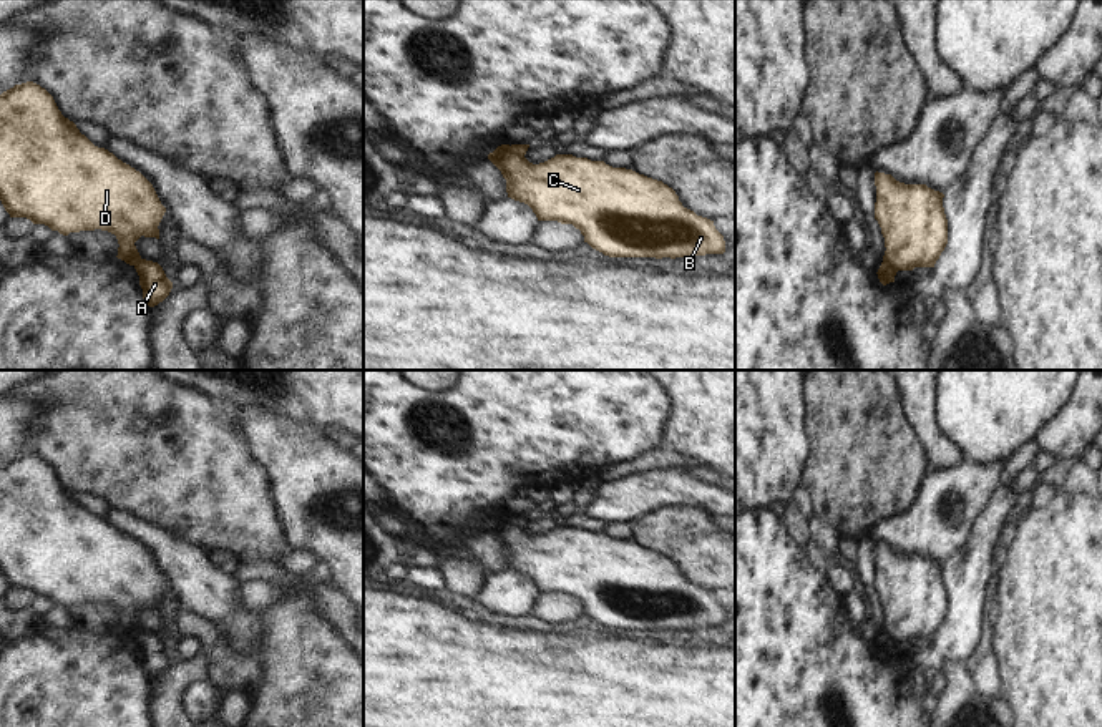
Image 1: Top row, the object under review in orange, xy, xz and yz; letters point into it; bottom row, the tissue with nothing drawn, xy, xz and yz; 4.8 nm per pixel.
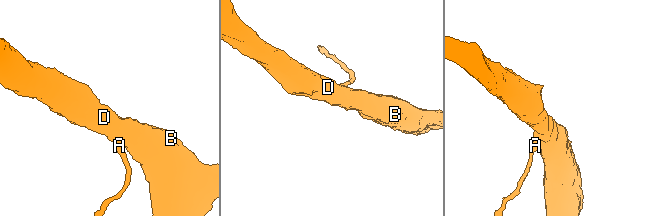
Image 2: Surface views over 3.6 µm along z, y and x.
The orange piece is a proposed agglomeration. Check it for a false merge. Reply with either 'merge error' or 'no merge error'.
merge error

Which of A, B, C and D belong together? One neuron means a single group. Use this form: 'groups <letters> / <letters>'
groups A / B C D

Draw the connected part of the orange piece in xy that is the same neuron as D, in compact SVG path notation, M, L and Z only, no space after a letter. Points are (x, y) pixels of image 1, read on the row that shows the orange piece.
M33 81L15 85L13 88L0 95L0 201L5 211L10 214L10 217L27 217L33 224L45 224L51 231L58 231L63 236L68 236L70 232L95 231L95 229L111 232L116 236L119 244L116 257L129 266L136 266L141 261L141 256L134 246L134 242L141 236L159 239L158 226L166 212L166 207L161 204L153 184L139 171L118 159L108 149L95 146L85 134L80 133L80 129L73 121L70 121L61 115L53 96L45 88L41 88Z

